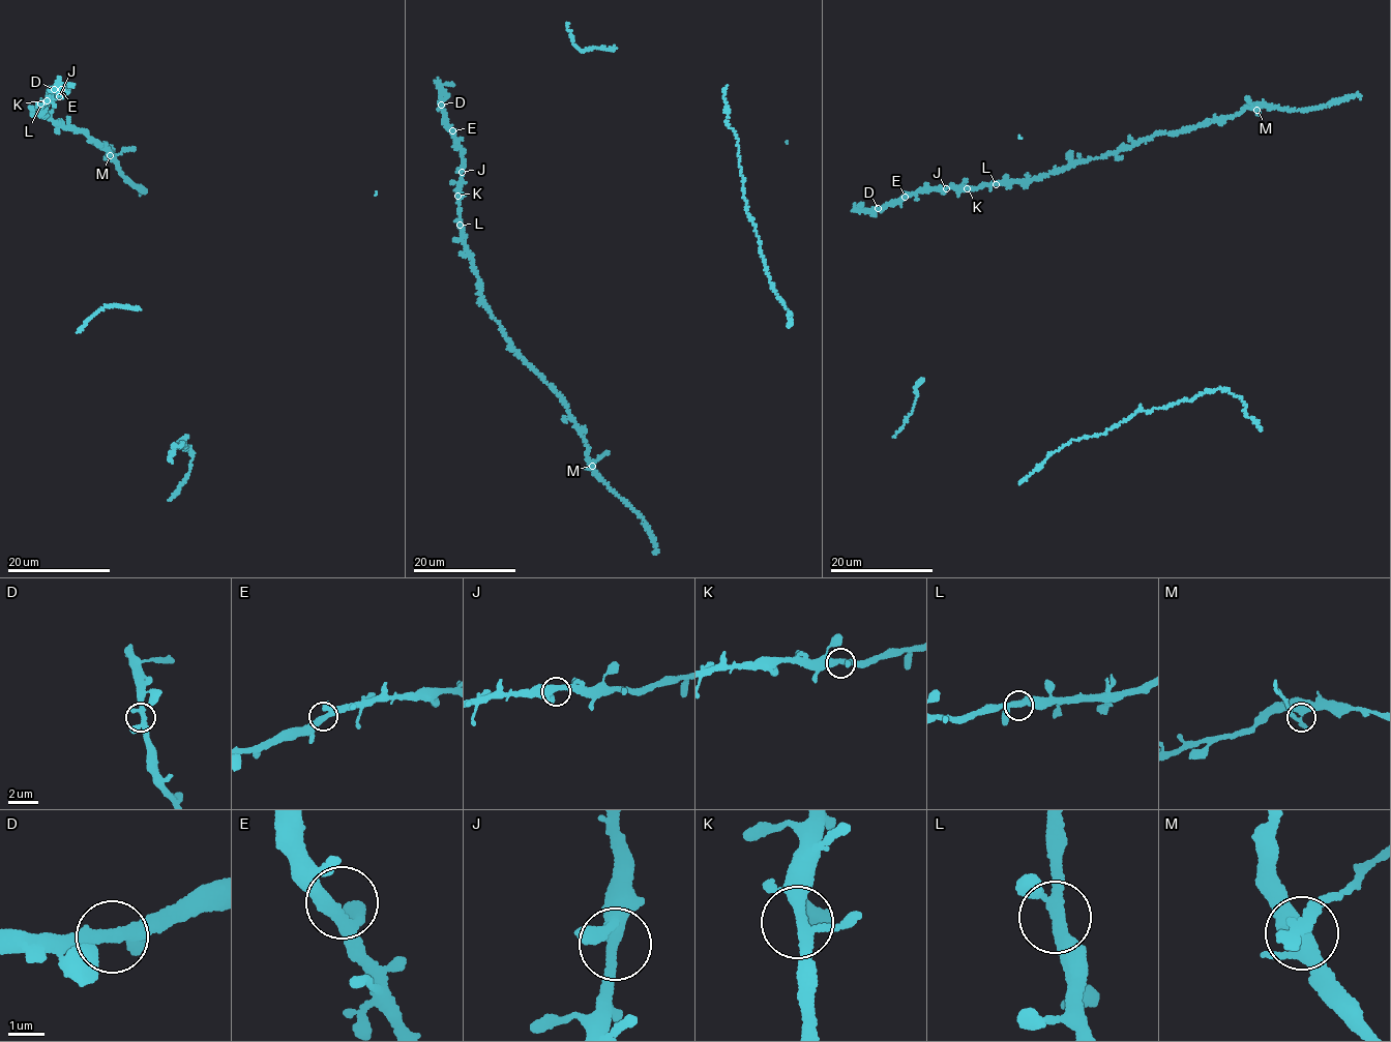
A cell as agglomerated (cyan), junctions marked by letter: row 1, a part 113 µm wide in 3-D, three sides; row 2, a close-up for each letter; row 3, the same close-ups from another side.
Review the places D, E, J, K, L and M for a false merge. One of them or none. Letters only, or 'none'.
M

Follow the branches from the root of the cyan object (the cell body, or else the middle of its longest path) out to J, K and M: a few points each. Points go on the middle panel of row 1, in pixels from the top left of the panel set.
J: (449, 95), (443, 101), (444, 111), (460, 146), (462, 172)
K: (449, 95), (443, 101), (444, 111), (462, 157), (457, 196)
M: (449, 95), (444, 111), (462, 157), (462, 237), (479, 294), (512, 346), (562, 399), (592, 465)

